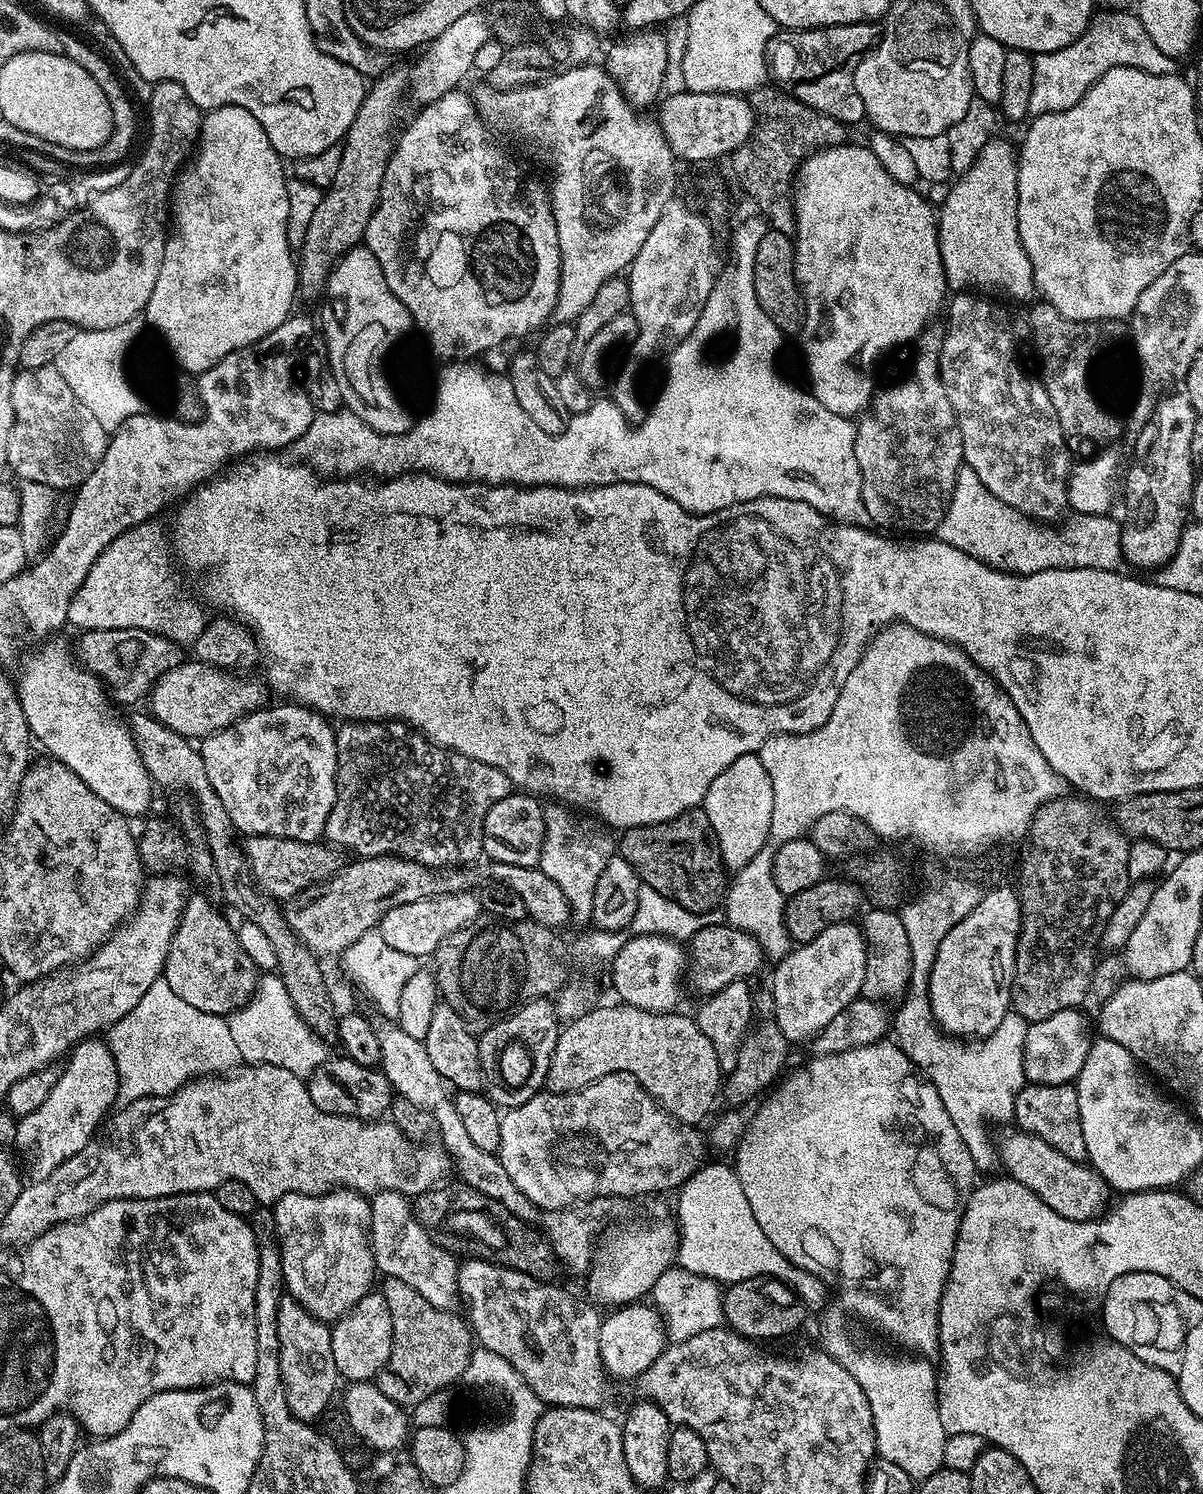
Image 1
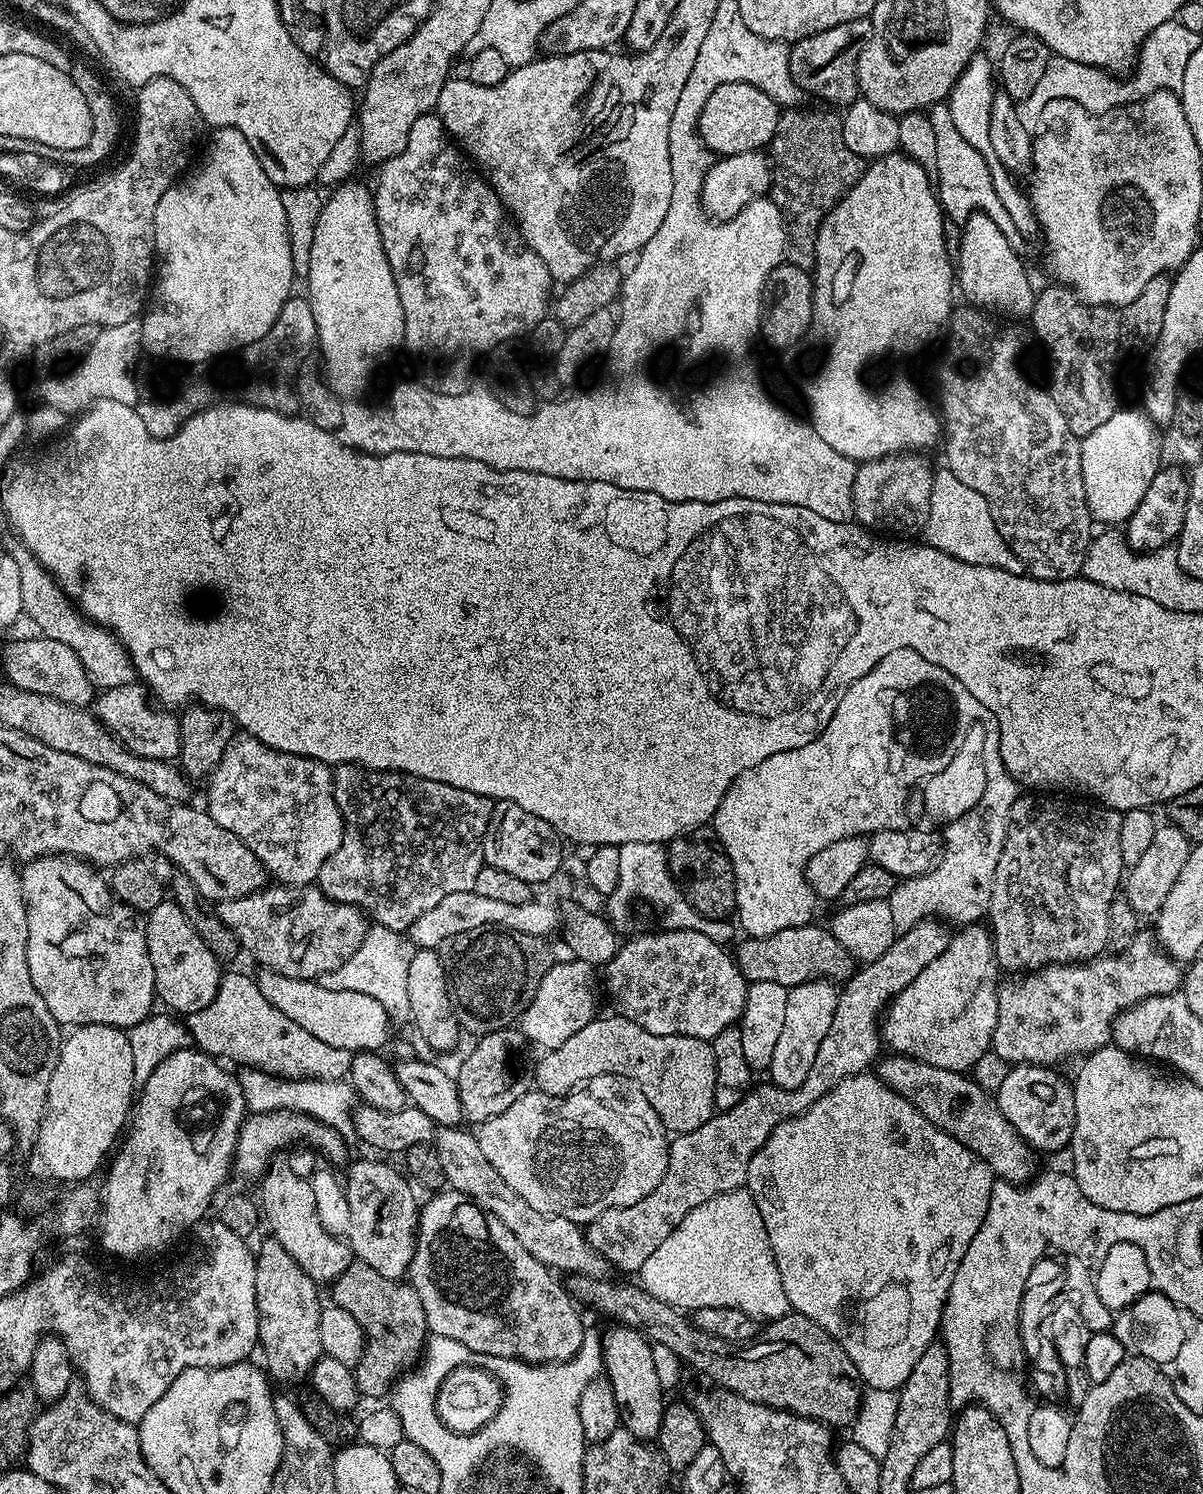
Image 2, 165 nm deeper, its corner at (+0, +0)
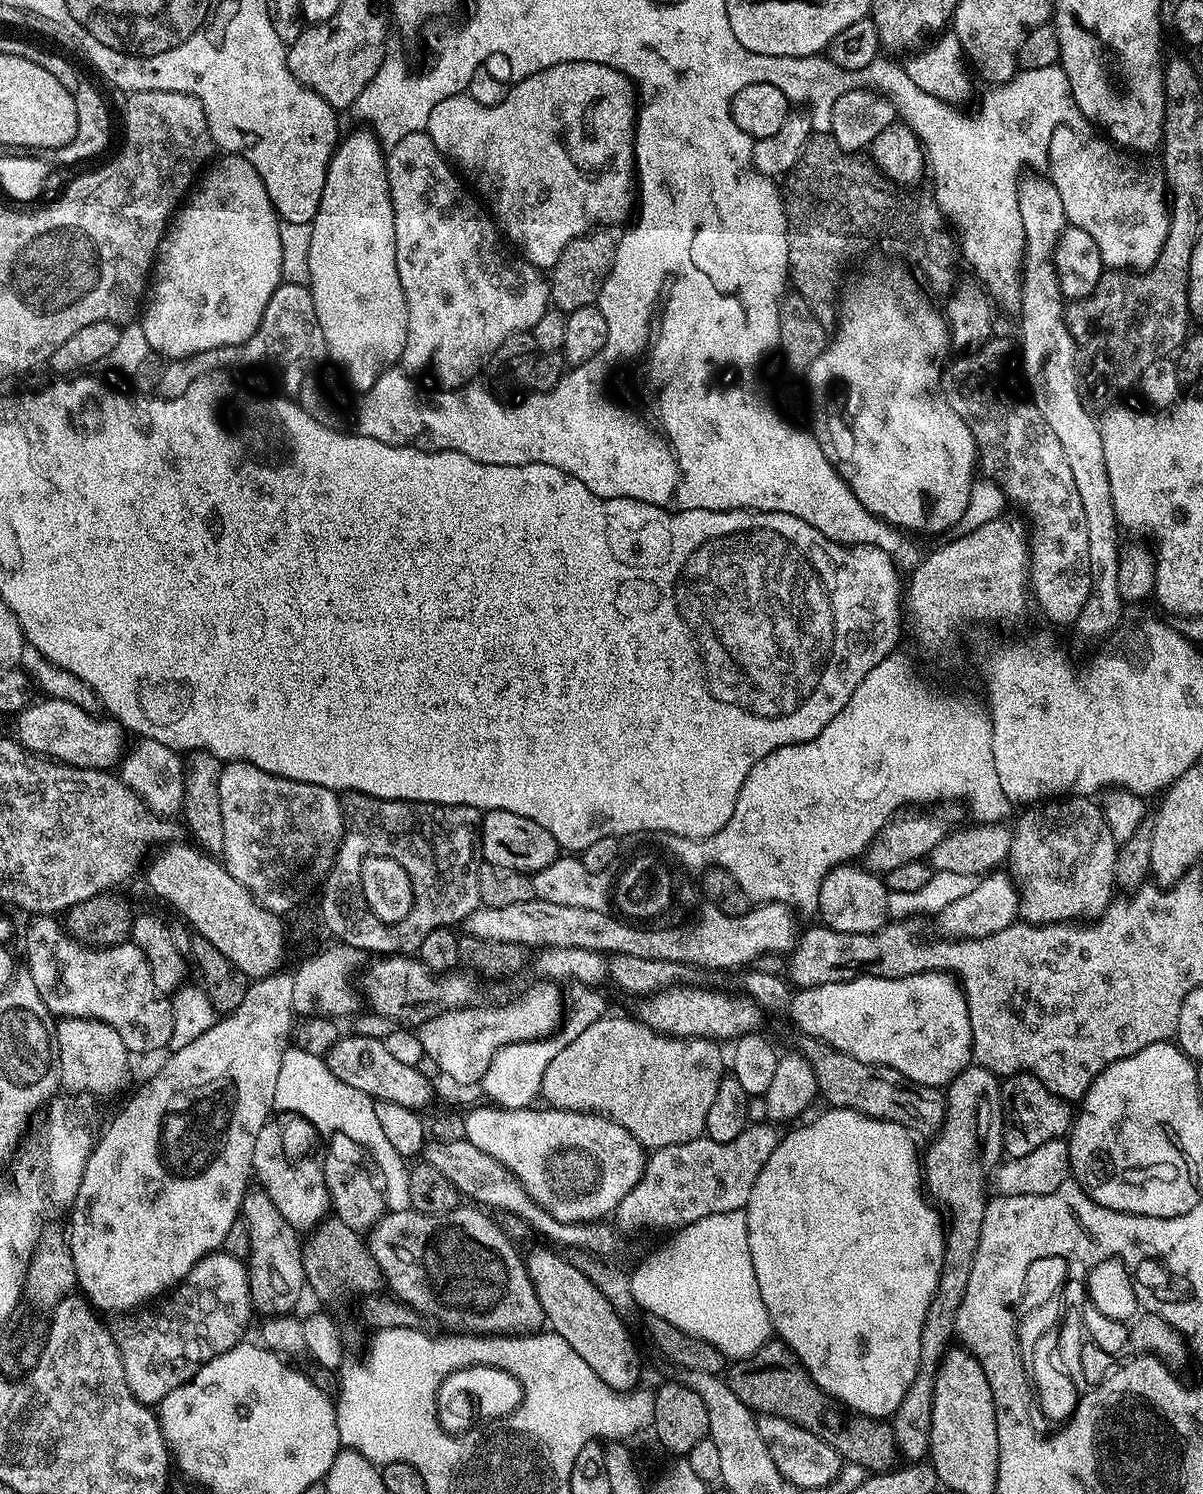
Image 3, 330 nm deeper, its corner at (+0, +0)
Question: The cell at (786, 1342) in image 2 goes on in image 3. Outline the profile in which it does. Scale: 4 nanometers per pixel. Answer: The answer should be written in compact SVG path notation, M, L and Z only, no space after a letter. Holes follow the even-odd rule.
M779 1339L769 1340L752 1356L735 1361L731 1367L726 1372L730 1390L734 1390L734 1394L738 1394L738 1398L742 1398L744 1405L751 1408L753 1413L782 1416L810 1430L815 1436L837 1448L847 1463L860 1463L869 1473L890 1472L897 1467L898 1453L891 1423L871 1416L845 1414L808 1377L800 1359Z

